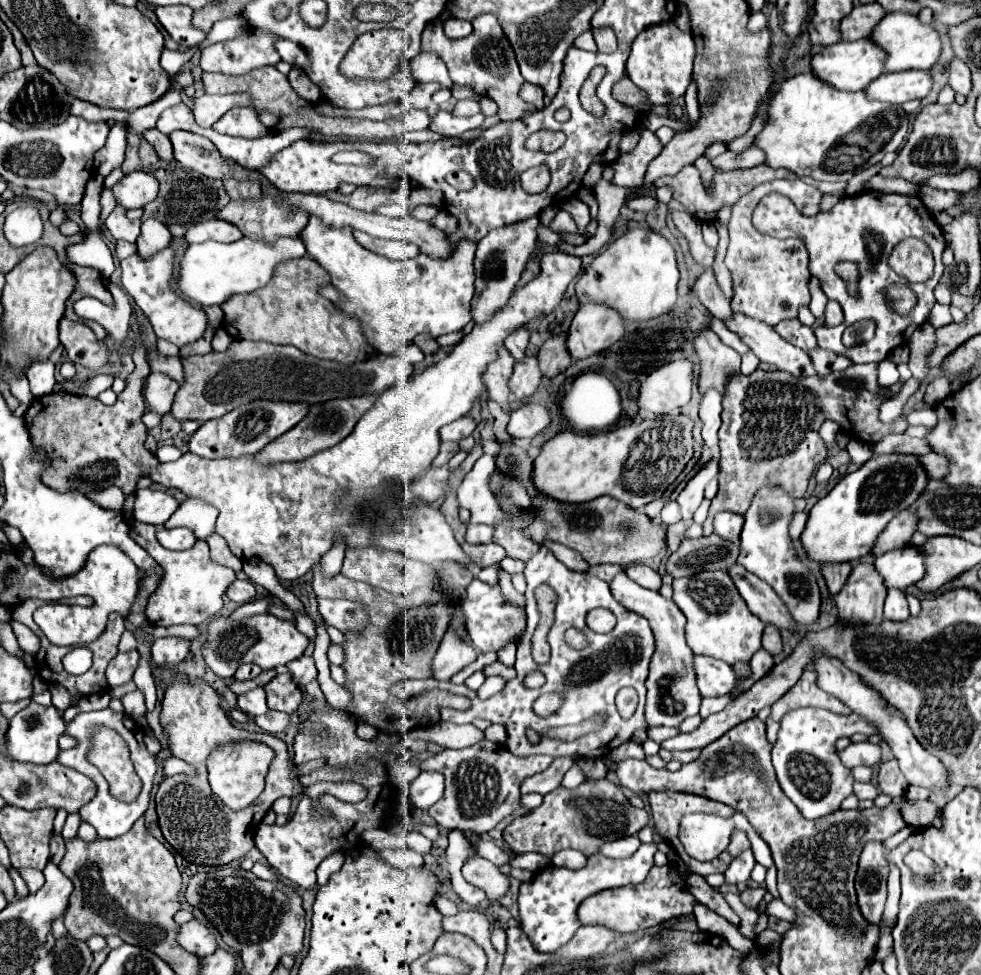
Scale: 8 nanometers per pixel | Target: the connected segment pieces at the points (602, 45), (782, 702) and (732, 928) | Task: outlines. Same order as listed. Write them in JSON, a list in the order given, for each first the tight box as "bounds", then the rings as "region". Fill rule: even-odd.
[{"bounds":[592,29,616,53],"region":[[[592,29],[592,37],[598,45],[598,51],[604,51],[604,53],[616,51],[616,35],[610,29]]]},{"bounds":[766,669,852,745],"region":[[[804,669],[800,681],[782,695],[782,699],[778,699],[772,705],[772,713],[766,719],[766,731],[768,731],[768,741],[774,745],[776,743],[776,735],[780,729],[780,721],[782,717],[792,711],[792,709],[800,709],[800,707],[818,707],[818,709],[828,709],[832,713],[838,715],[850,715],[852,711],[846,709],[846,705],[842,701],[838,701],[836,697],[824,693],[816,683],[814,683],[814,673],[810,669]]]},{"bounds":[694,903,756,955],"region":[[[704,903],[694,905],[694,913],[696,913],[696,921],[698,921],[698,929],[700,931],[710,931],[714,935],[724,937],[728,943],[732,943],[732,947],[736,947],[740,953],[750,955],[756,949],[756,943],[750,941],[748,937],[744,937],[736,925],[728,923],[724,917],[720,917],[718,913],[714,913],[710,907],[706,907]]]}]

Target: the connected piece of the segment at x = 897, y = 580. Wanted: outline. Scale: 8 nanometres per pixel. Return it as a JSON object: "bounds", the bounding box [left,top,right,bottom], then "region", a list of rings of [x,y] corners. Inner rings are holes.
{"bounds":[874,547,924,589],"region":[[[916,547],[888,551],[874,559],[874,567],[882,575],[886,589],[906,589],[924,577],[924,557]]]}

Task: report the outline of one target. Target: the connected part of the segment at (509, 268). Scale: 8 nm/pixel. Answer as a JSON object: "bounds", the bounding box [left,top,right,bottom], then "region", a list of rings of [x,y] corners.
{"bounds":[470,217,538,323],"region":[[[530,217],[516,225],[492,229],[486,237],[480,239],[476,259],[474,259],[476,293],[474,293],[472,307],[470,307],[474,323],[490,321],[508,303],[512,291],[516,289],[516,283],[520,281],[522,269],[526,261],[530,259],[530,253],[536,247],[536,227],[538,227],[538,217]]]}

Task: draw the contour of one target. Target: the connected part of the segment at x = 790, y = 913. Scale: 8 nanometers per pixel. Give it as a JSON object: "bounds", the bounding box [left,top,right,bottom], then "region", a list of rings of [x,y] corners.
{"bounds":[766,899,796,925],"region":[[[774,899],[774,901],[768,905],[766,913],[768,913],[768,915],[774,915],[774,917],[780,917],[780,919],[792,923],[792,925],[794,925],[794,921],[796,921],[796,917],[794,917],[794,915],[796,915],[794,909],[788,907],[788,905],[784,905],[782,899]]]}

